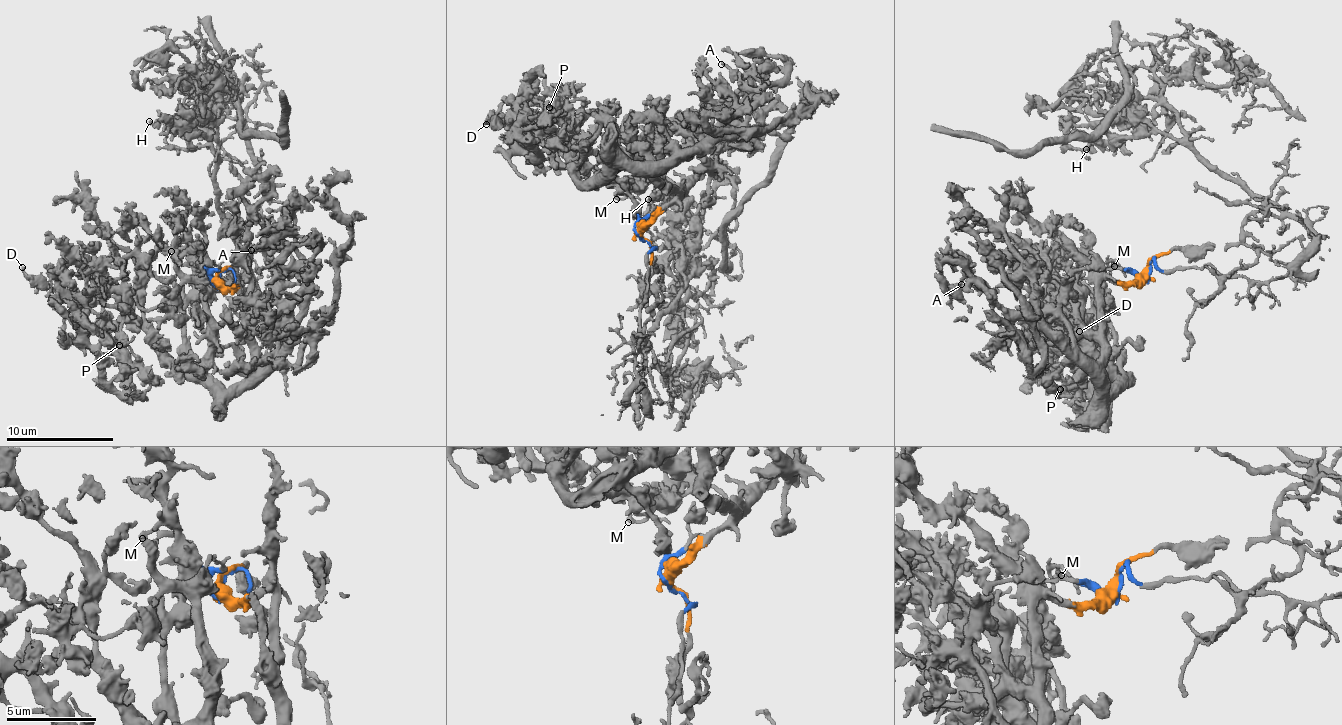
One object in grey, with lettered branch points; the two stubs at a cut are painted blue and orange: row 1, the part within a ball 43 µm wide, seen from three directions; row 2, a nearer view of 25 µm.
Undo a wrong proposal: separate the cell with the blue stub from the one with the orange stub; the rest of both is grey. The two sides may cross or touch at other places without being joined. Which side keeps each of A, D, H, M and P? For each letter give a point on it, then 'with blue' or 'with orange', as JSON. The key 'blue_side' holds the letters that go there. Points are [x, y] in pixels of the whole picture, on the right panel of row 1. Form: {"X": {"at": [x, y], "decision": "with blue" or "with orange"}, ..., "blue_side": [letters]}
{"A": {"at": [961, 284], "decision": "with orange"}, "D": {"at": [1079, 331], "decision": "with orange"}, "H": {"at": [1086, 149], "decision": "with blue"}, "M": {"at": [1114, 266], "decision": "with blue"}, "P": {"at": [1060, 389], "decision": "with orange"}, "blue_side": ["H", "M"]}

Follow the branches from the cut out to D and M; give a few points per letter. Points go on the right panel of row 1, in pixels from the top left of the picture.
D: (1147, 272), (1101, 281), (1114, 392), (1127, 379), (1062, 334), (1079, 332)
M: (1149, 271), (1141, 279), (1116, 261), (1108, 261), (1115, 266)

